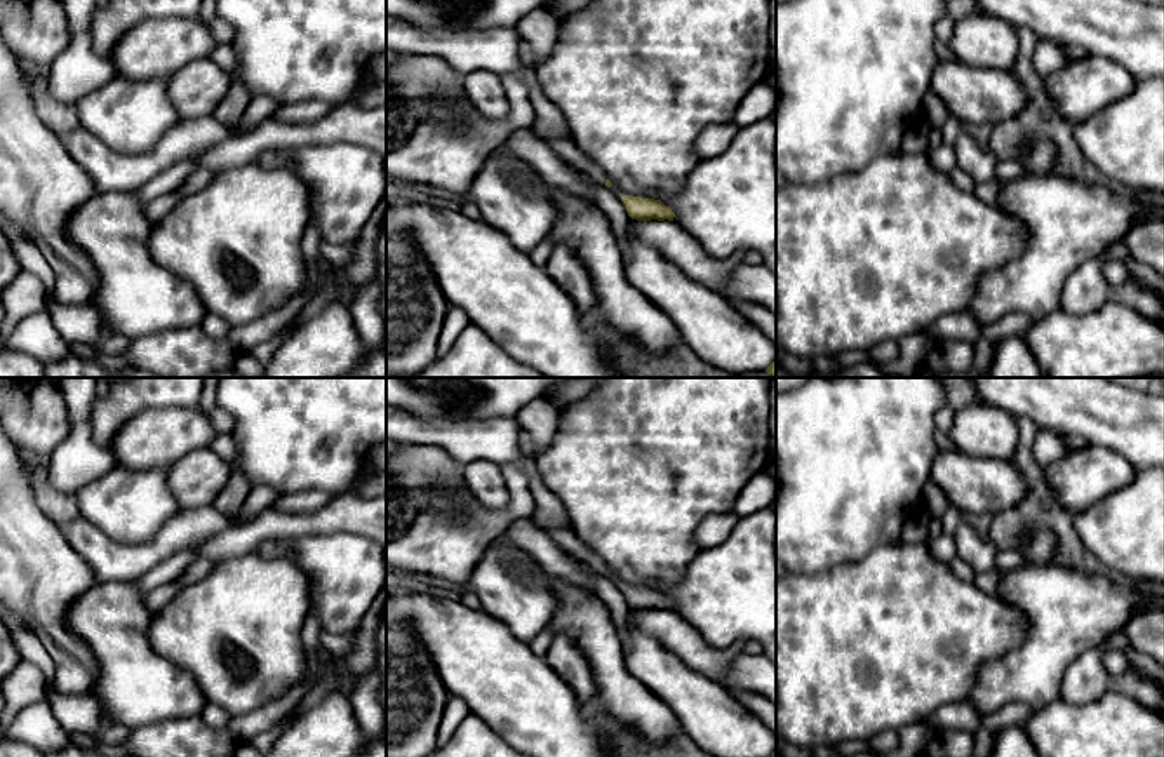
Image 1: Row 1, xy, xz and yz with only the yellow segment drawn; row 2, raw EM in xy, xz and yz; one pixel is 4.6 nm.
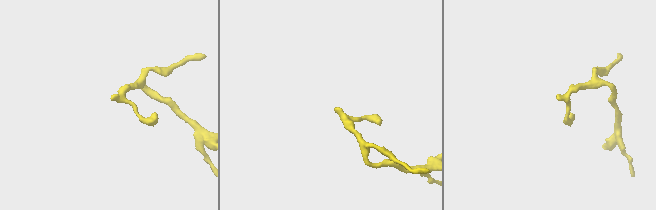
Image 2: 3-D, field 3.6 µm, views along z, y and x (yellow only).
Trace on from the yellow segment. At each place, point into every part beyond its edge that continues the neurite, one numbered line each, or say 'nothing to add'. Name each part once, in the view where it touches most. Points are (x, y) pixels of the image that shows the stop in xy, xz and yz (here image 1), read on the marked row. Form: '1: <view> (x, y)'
1: xz (564, 148)

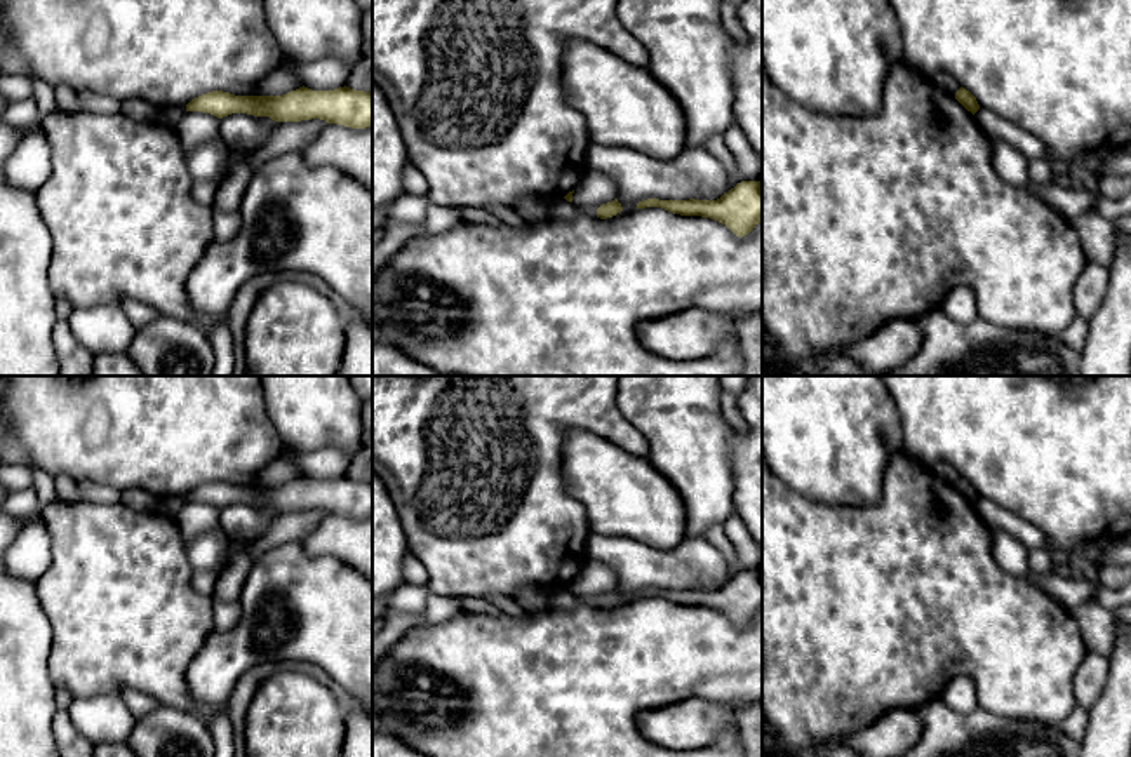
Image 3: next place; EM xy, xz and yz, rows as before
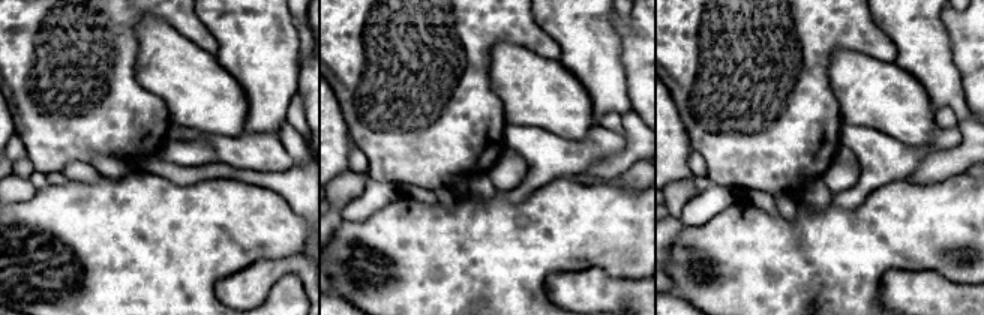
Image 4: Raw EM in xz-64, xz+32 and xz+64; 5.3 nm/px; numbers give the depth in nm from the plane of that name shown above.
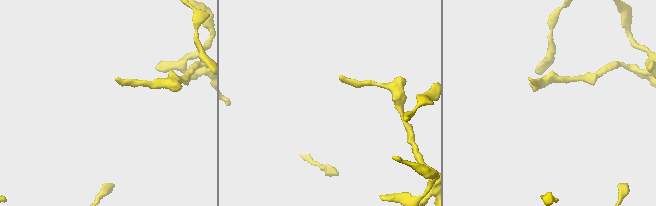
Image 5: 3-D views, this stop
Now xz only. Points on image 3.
nothing to add

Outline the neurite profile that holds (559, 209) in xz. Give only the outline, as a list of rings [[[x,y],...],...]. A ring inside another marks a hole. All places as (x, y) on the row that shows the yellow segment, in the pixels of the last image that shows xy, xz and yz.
[[[566,198],[553,200],[548,204],[546,218],[550,219],[569,221],[574,214],[576,214],[576,207]]]

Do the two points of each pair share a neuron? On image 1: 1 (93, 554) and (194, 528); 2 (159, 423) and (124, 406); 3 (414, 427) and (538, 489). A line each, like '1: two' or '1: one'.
1: one
2: two
3: one

